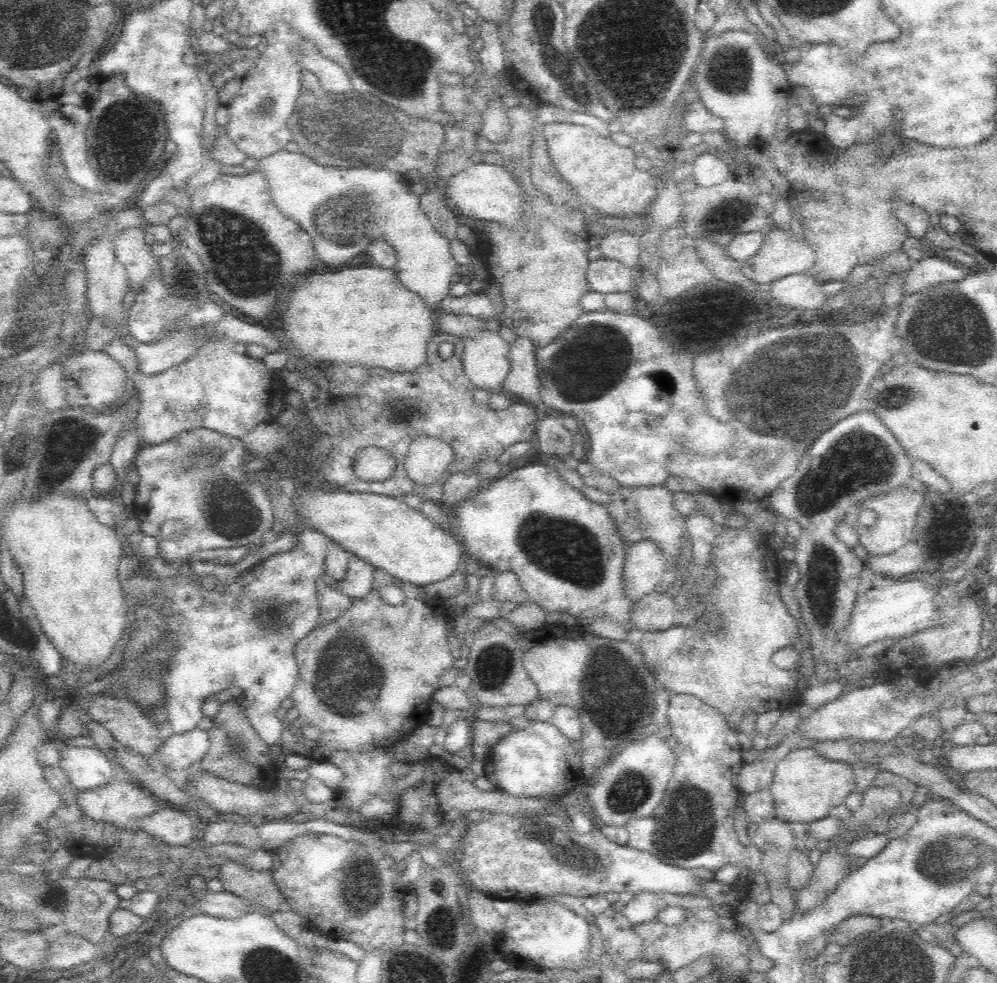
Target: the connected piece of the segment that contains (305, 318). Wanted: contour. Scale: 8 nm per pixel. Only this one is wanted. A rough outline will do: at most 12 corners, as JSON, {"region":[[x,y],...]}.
{"region":[[394,270],[300,276],[282,314],[310,362],[410,374],[436,312]]}

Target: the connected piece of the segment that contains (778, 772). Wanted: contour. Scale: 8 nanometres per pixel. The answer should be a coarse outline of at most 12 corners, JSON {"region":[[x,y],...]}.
{"region":[[798,748],[768,790],[778,820],[810,826],[856,792],[846,762]]}

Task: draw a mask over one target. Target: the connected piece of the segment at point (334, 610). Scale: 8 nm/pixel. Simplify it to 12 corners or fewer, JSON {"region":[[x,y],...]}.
{"region":[[316,582],[320,602],[318,624],[334,622],[354,604],[350,596]]}

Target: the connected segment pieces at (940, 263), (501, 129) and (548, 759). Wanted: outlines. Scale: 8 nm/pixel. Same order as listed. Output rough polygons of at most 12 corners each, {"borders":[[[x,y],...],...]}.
{"borders":[[[942,258],[912,262],[902,292],[922,292],[968,272]],[[500,94],[482,114],[480,134],[504,144],[512,124]],[[550,722],[484,760],[500,792],[552,798],[582,780],[582,746]]]}

